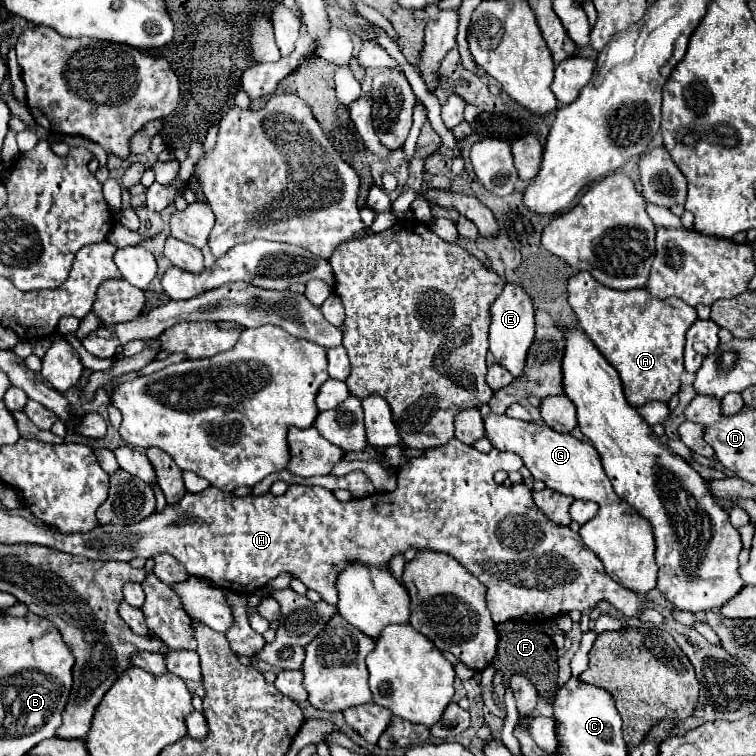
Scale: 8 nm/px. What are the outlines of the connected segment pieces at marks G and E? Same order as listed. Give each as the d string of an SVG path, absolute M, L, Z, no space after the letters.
M488 414L484 418L486 436L498 450L518 454L526 468L532 472L536 480L542 480L548 488L558 490L573 498L594 500L600 508L594 520L586 522L580 528L582 542L602 560L608 576L622 584L624 588L634 590L636 594L648 594L656 586L658 568L654 564L654 532L648 520L640 516L634 508L630 508L618 494L612 490L612 484L602 468L600 454L588 442L574 438L572 434L560 434L546 424L522 422L508 416Z
M504 284L504 290L490 306L490 330L488 342L490 352L494 354L496 362L502 364L512 372L512 376L520 376L524 366L524 356L528 354L528 346L534 340L534 306L530 296L518 284Z

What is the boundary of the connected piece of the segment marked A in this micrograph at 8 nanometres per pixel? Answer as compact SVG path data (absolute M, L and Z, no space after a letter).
M578 272L568 280L568 302L572 310L576 312L580 328L590 336L590 340L596 344L602 356L620 374L624 394L630 406L638 408L652 400L668 402L680 390L680 374L684 372L684 366L682 366L684 334L698 318L692 306L684 304L682 300L676 300L674 296L670 296L668 300L652 298L646 288L640 288L640 290L636 288L636 290L626 290L626 292L610 290L604 284L596 282L588 272Z

